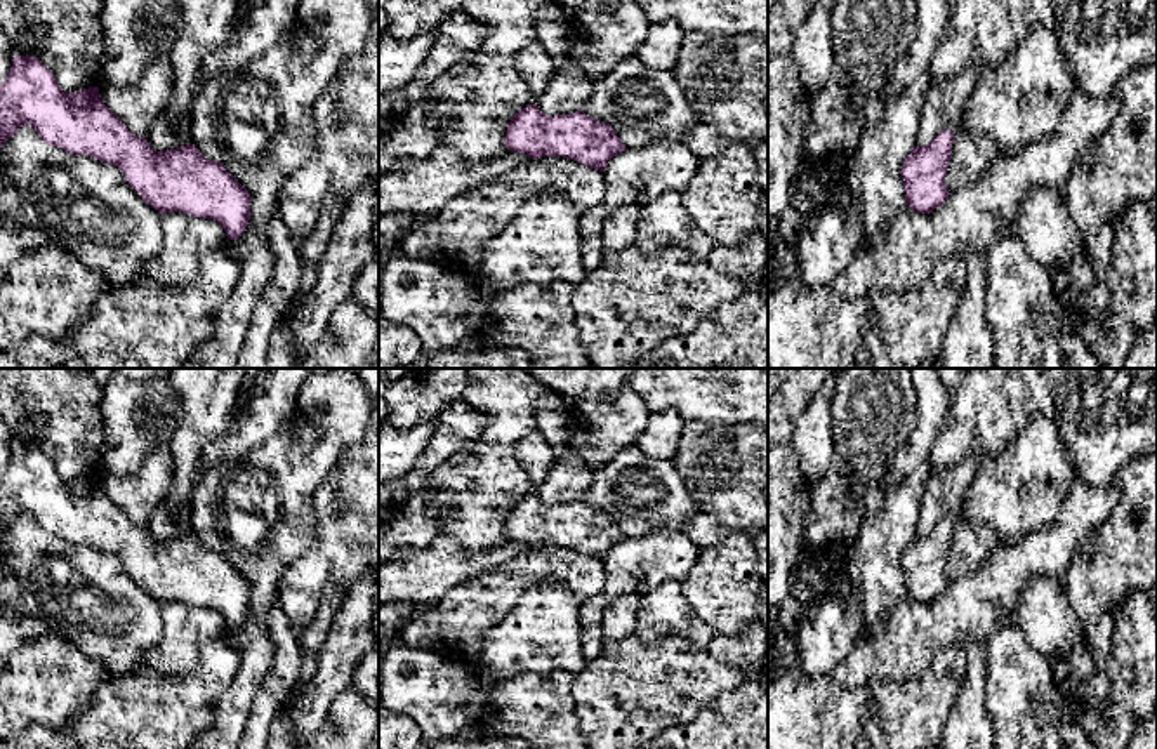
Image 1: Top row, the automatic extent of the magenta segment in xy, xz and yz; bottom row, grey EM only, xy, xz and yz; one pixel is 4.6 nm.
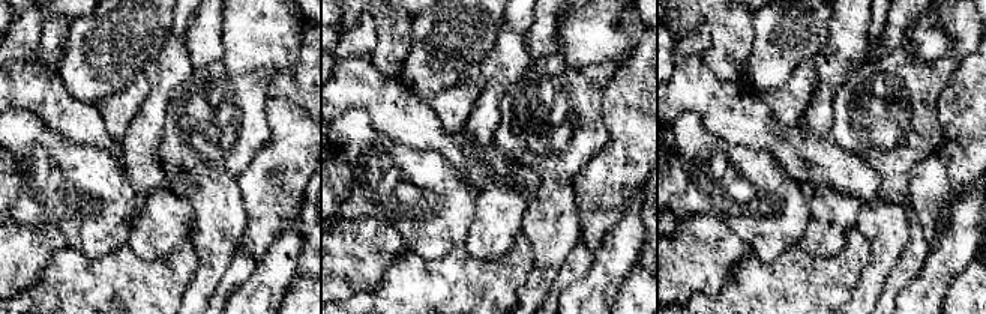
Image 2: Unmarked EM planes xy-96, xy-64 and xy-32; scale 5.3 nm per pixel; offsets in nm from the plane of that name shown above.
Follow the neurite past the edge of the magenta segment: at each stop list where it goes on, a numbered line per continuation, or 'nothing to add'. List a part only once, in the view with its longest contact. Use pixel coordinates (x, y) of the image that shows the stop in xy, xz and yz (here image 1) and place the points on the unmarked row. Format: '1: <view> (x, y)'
nothing to add

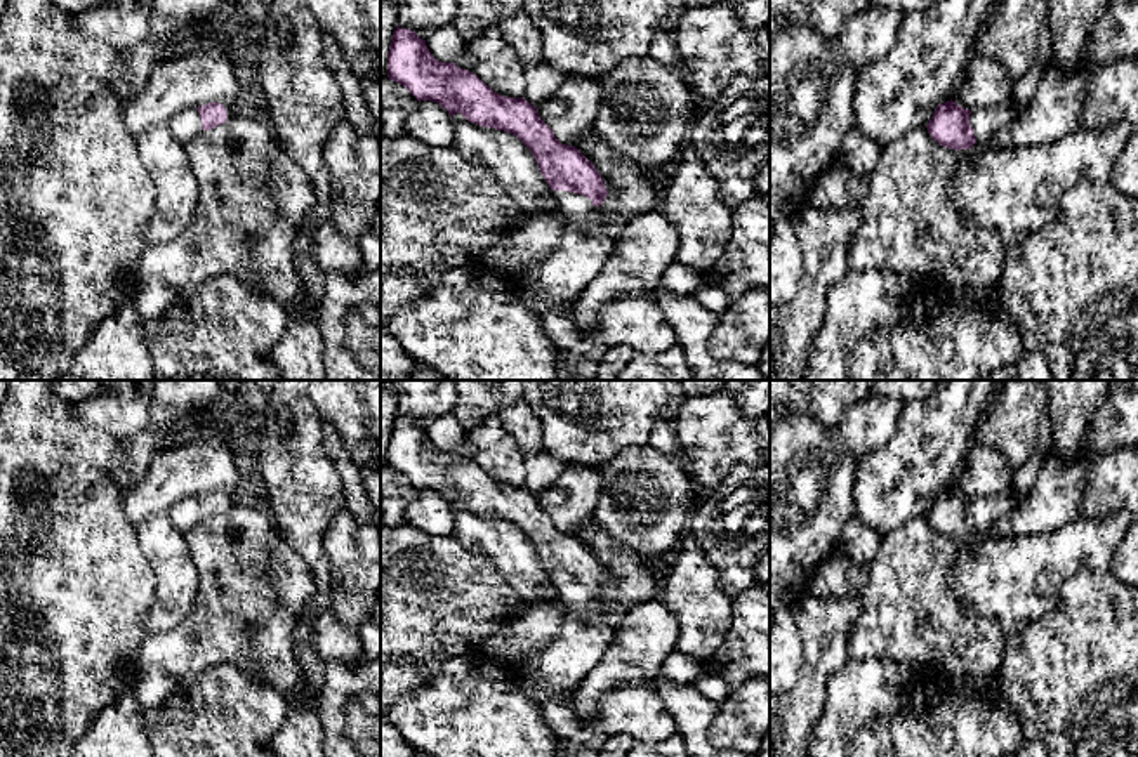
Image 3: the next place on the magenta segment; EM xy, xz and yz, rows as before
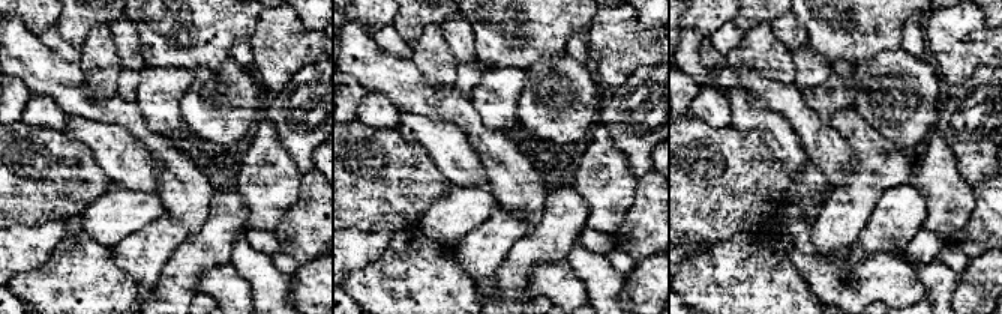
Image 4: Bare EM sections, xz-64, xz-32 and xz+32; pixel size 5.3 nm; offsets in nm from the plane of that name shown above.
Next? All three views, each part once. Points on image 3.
1: xz (575, 598)

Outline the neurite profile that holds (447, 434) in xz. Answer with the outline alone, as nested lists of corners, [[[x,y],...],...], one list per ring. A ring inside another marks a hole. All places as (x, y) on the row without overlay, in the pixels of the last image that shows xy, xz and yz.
[[[447,413],[434,420],[426,434],[433,446],[441,451],[455,451],[466,439],[466,429],[459,424],[453,413]]]

